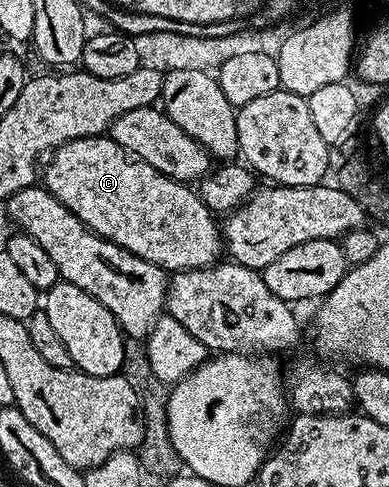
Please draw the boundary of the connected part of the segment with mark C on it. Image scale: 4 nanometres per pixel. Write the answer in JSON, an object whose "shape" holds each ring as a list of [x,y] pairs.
{"shape":[[[110,136],[82,137],[67,141],[52,152],[49,160],[44,188],[99,237],[117,243],[125,251],[145,259],[150,265],[158,265],[164,271],[205,268],[220,260],[225,249],[221,225],[216,214],[205,207],[198,192],[190,184],[174,181],[172,177],[158,173],[149,167],[149,163],[140,157],[134,157]]]}

